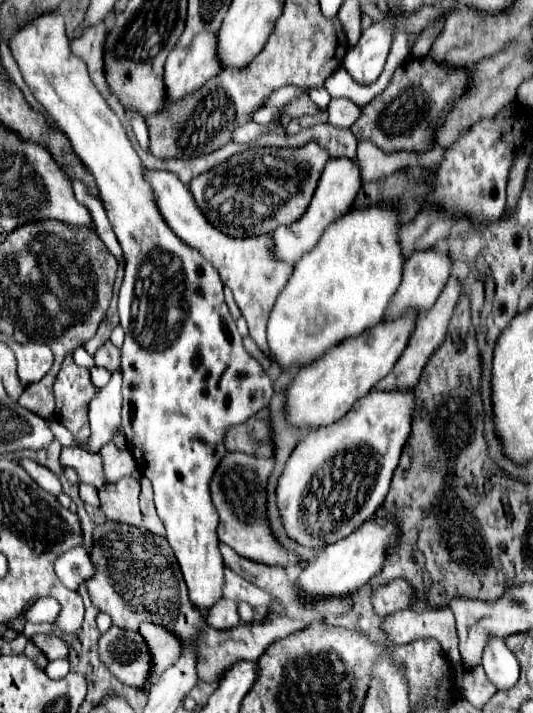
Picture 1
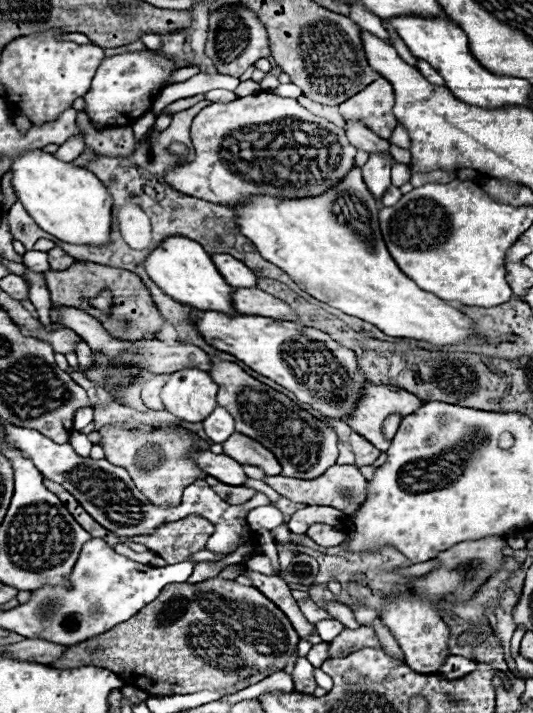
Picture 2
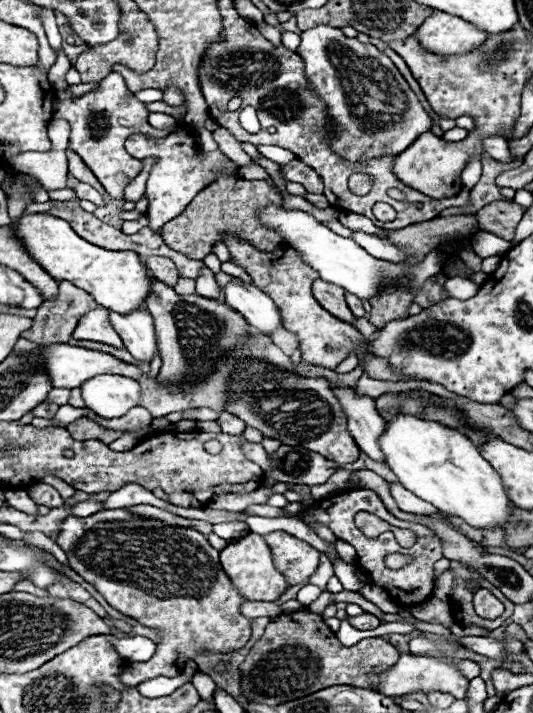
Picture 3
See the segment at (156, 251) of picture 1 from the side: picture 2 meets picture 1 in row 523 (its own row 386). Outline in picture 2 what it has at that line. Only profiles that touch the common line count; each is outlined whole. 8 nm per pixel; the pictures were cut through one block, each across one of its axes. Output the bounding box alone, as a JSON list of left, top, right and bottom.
[160,368,218,422]

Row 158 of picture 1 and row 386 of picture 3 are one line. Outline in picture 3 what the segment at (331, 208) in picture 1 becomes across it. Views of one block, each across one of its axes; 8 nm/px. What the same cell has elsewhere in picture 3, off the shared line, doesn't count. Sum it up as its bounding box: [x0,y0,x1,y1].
[332,386,386,462]

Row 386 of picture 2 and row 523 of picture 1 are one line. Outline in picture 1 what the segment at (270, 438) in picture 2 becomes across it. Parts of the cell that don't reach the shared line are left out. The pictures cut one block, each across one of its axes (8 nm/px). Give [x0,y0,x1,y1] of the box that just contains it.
[212,452,302,566]

